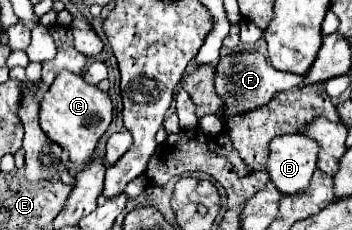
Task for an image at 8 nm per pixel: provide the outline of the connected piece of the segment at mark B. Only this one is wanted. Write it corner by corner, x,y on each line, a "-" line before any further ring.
303,134
277,136
269,144
267,174
281,194
303,192
317,170
317,142

